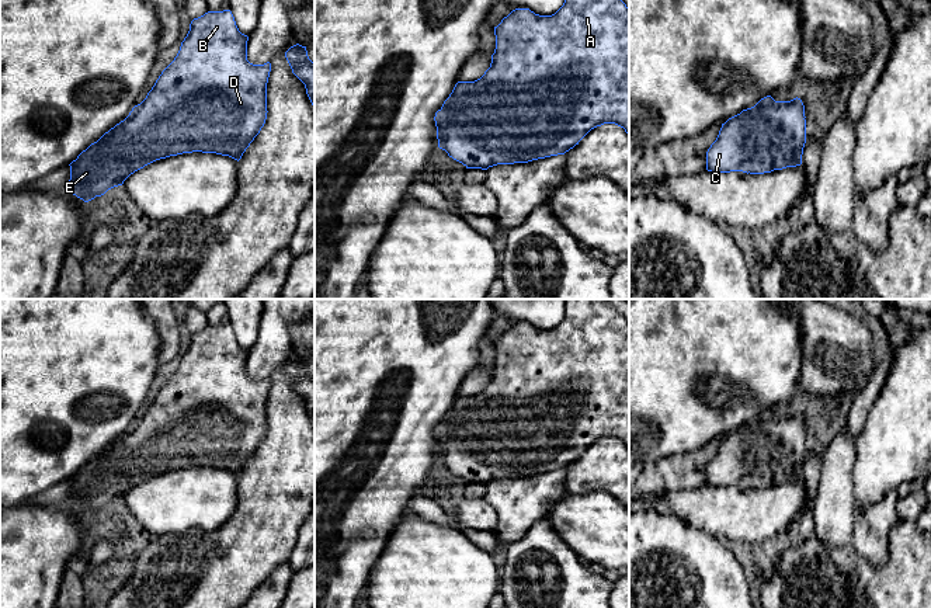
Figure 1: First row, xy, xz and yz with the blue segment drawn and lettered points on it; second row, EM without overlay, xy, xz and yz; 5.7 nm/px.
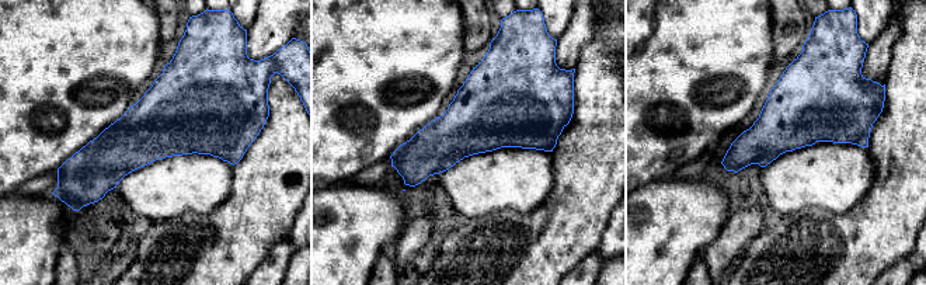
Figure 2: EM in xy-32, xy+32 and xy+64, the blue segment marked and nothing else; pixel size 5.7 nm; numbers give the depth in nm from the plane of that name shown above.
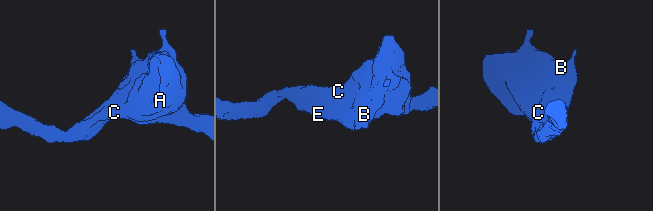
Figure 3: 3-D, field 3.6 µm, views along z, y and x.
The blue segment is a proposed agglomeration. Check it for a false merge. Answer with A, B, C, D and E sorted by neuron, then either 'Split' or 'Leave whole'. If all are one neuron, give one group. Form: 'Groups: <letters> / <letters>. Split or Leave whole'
Groups: A B C D E. Leave whole

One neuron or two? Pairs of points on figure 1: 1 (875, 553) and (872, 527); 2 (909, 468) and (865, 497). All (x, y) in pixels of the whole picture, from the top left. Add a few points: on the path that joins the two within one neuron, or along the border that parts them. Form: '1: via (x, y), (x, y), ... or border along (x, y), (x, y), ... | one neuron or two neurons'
1: via (874, 546), (872, 534) | one neuron
2: via (898, 468), (876, 486) | one neuron

